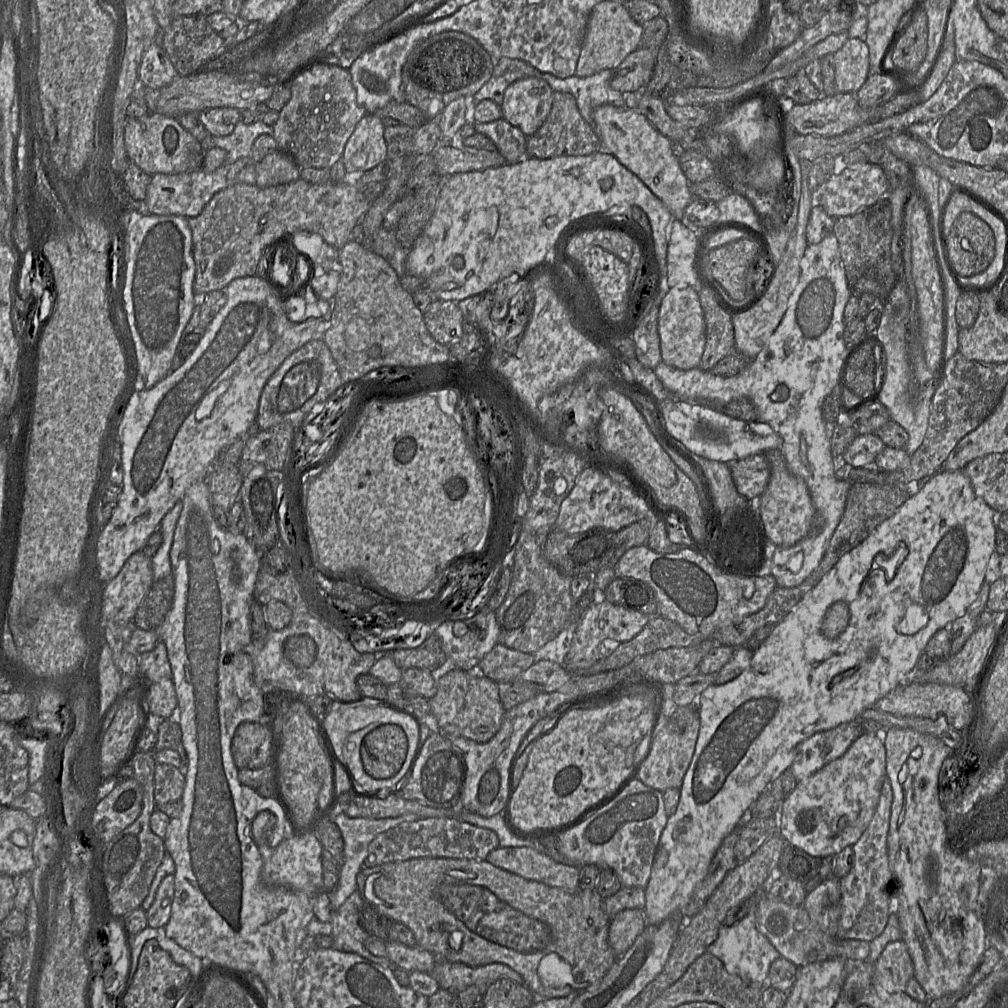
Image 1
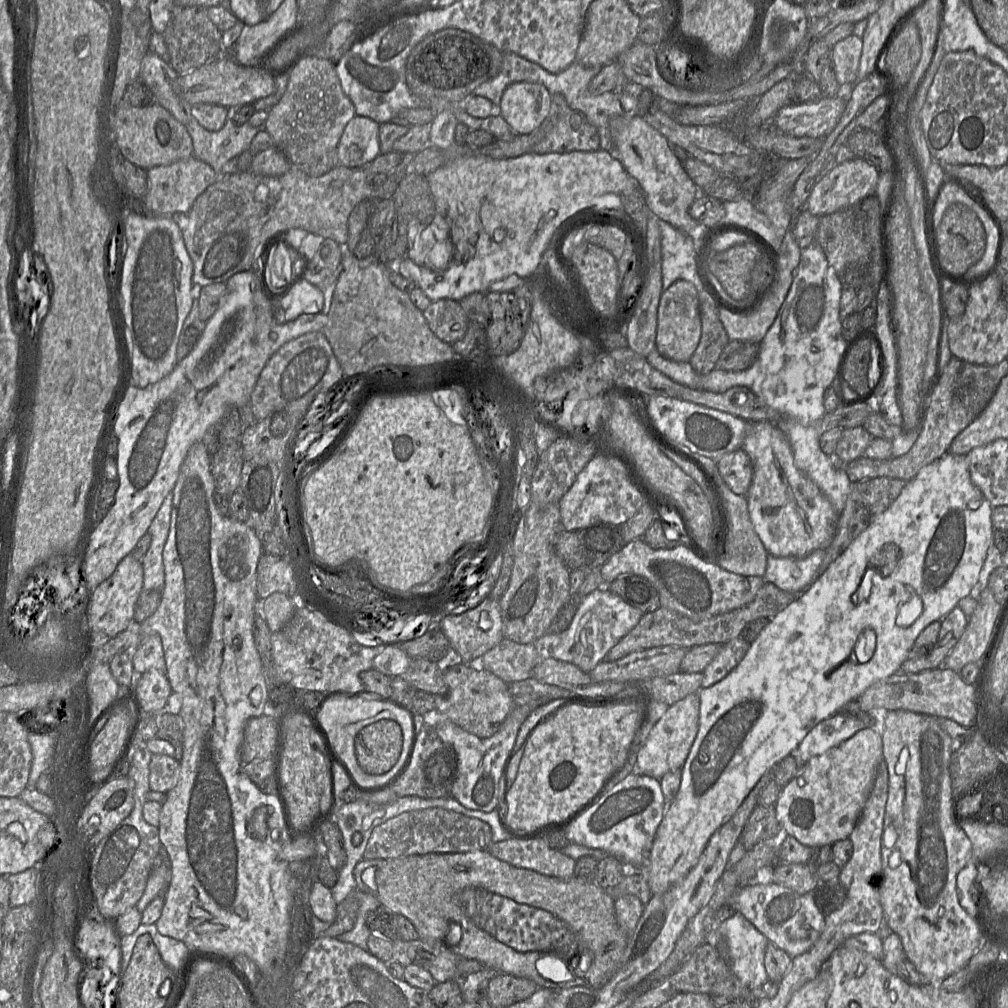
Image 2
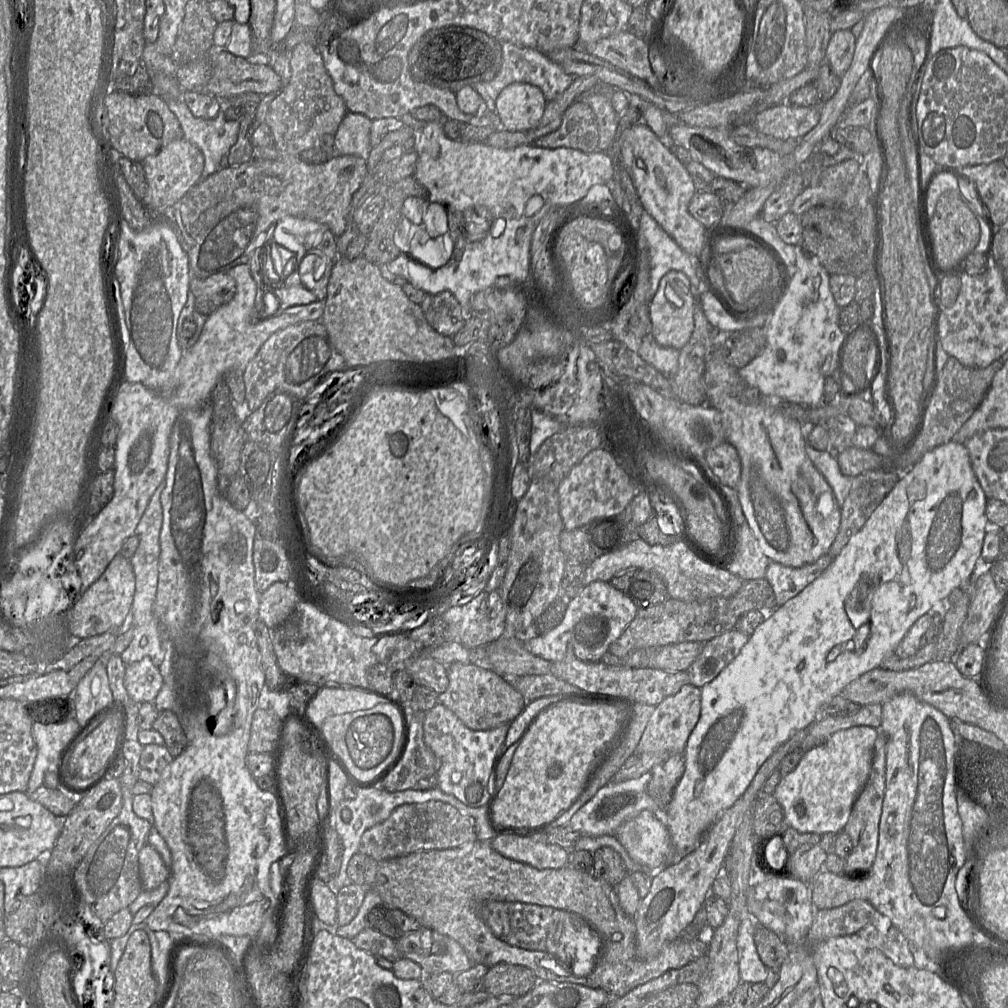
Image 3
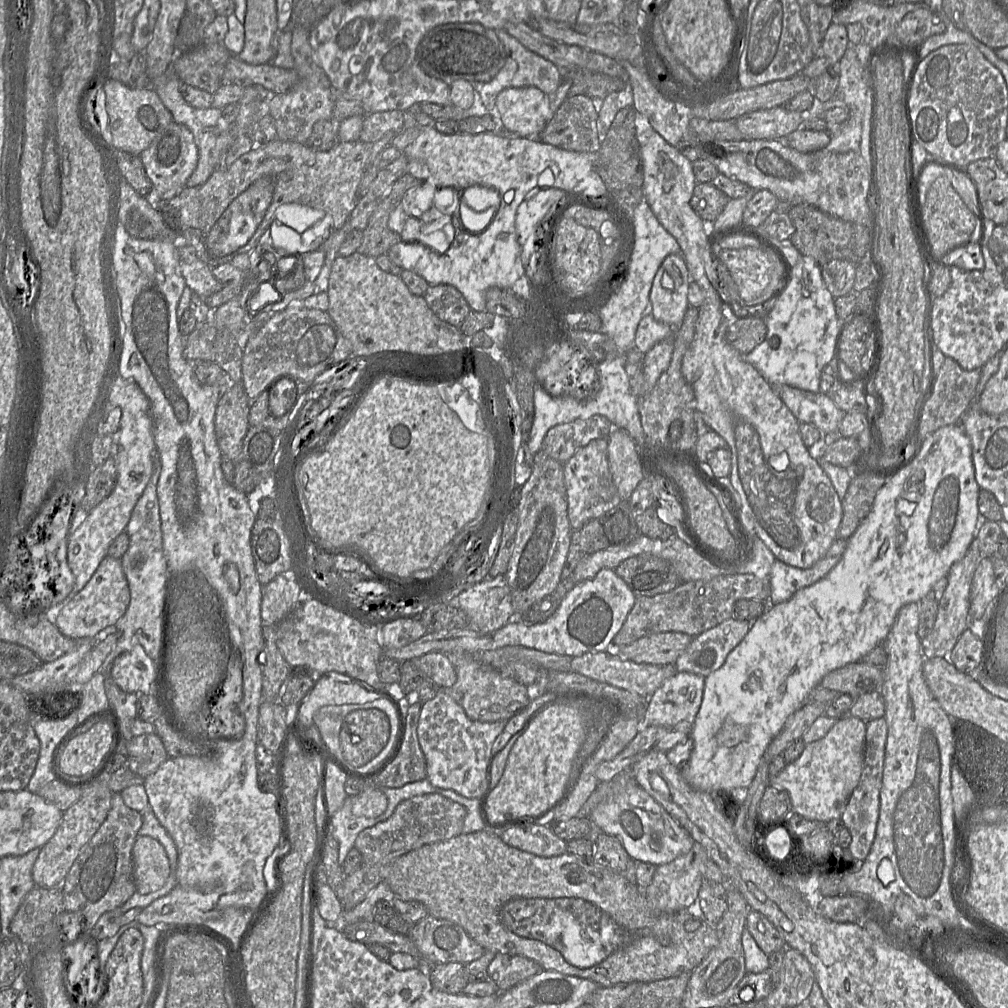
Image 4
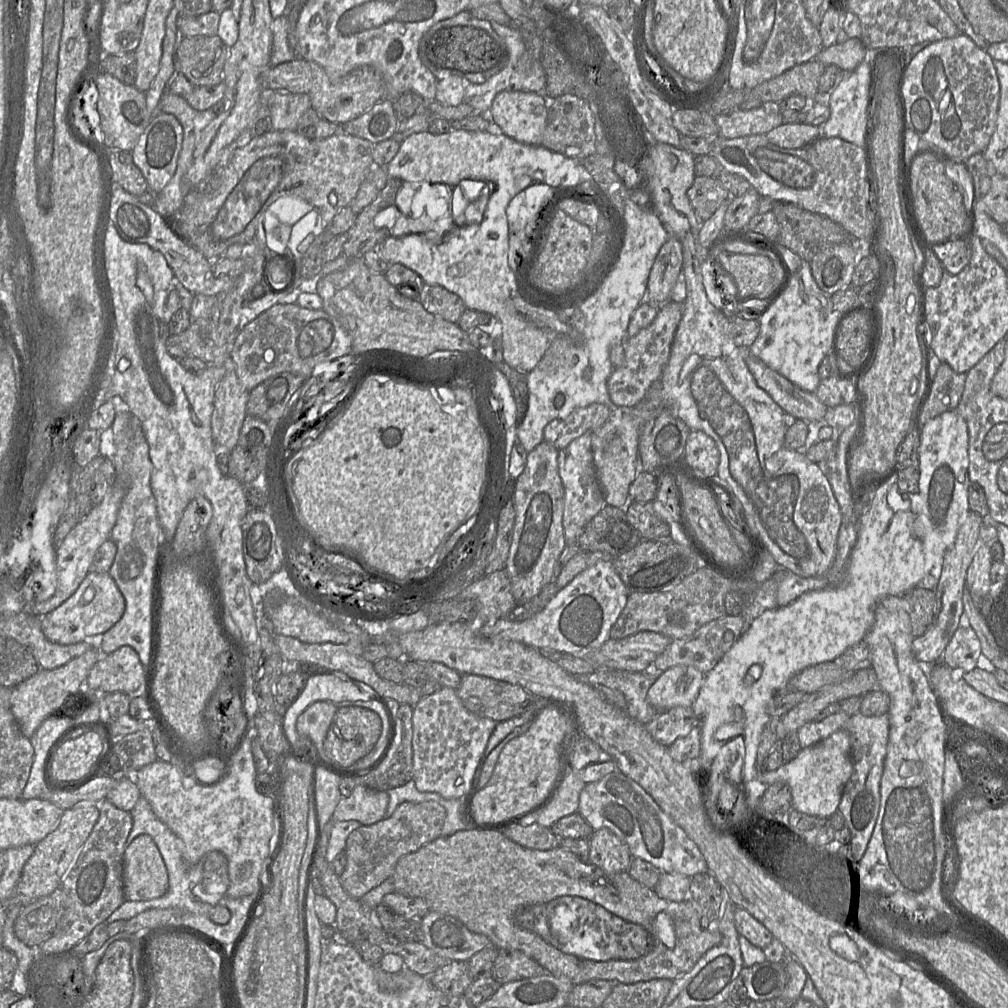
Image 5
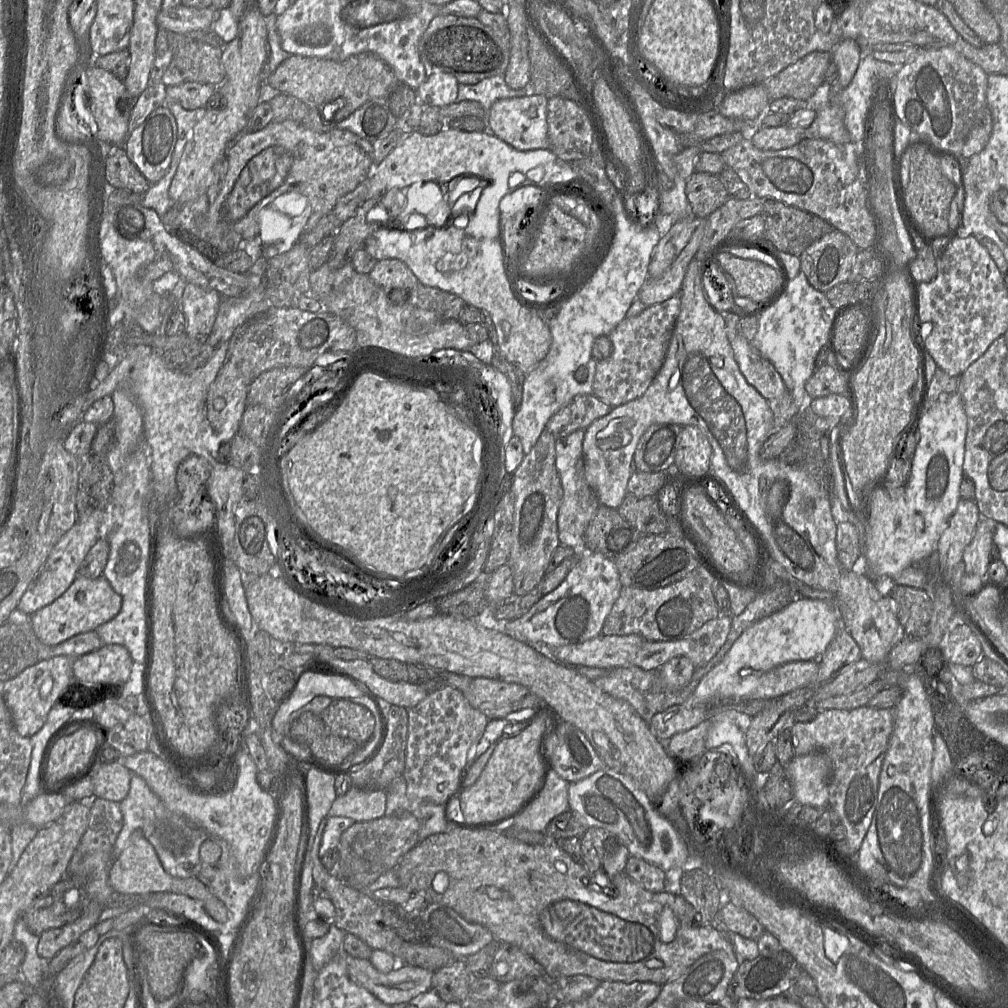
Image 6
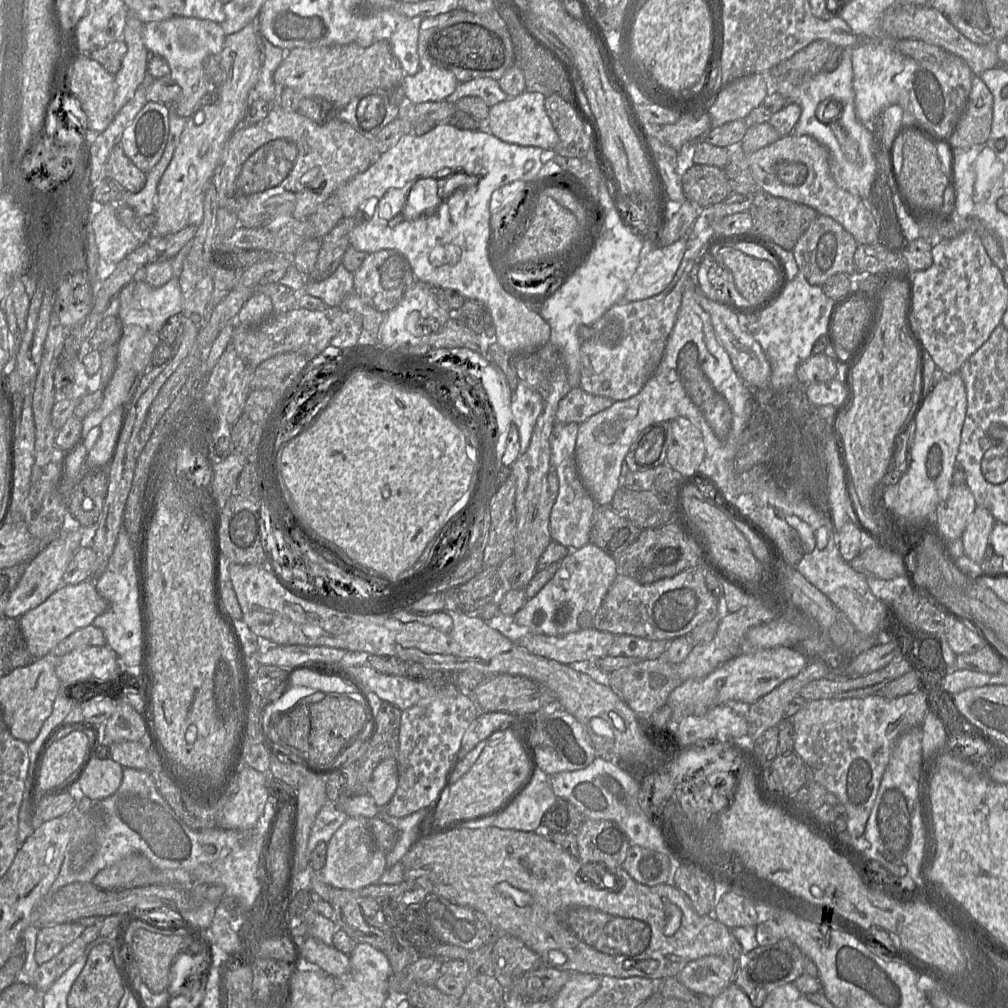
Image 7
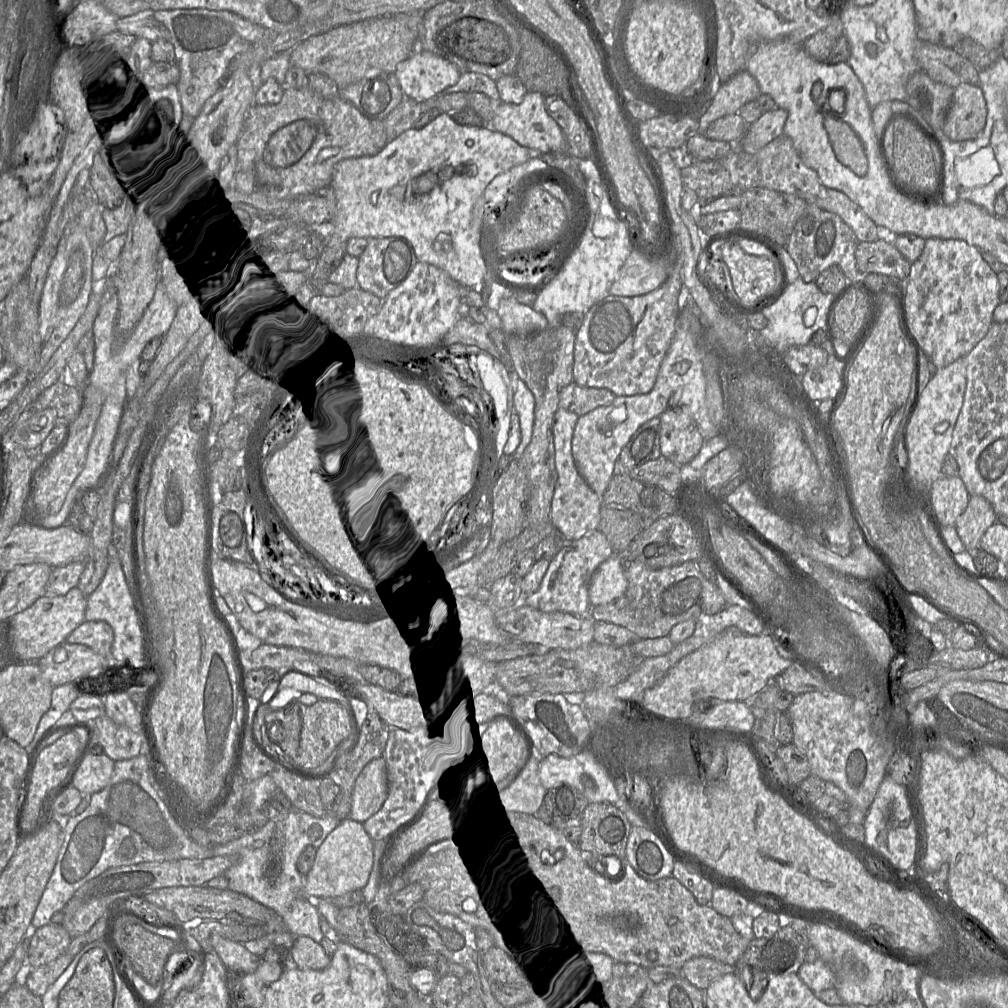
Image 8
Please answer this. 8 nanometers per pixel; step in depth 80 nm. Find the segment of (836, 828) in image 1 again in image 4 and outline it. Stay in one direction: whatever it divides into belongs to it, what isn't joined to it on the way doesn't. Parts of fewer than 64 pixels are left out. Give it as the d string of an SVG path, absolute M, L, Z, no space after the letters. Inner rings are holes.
M852 716L837 720L827 735L805 746L801 755L775 777L768 786L787 792L792 813L819 822L840 819L847 801L859 783L864 764L866 722Z

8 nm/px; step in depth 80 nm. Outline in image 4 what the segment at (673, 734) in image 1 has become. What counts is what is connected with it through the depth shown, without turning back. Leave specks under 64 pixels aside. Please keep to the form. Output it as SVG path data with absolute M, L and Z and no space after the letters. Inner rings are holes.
M677 672L667 679L648 698L646 713L640 720L640 730L649 726L673 727L681 722L693 723L702 702L704 680L704 677L685 672Z

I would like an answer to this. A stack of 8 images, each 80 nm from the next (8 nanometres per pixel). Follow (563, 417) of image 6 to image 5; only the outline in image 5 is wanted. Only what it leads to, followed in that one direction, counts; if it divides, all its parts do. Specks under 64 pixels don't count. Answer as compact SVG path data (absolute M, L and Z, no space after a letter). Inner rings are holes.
M599 403L577 408L566 418L549 422L544 429L544 441L561 450L584 433L592 433L600 428L609 415L610 409Z

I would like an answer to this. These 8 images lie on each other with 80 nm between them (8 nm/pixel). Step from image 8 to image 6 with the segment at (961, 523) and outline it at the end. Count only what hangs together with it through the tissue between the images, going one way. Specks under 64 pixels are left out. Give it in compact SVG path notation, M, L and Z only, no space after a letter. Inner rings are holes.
M980 514L976 533L971 543L965 548L963 562L965 572L987 577L990 565L990 549L997 522Z

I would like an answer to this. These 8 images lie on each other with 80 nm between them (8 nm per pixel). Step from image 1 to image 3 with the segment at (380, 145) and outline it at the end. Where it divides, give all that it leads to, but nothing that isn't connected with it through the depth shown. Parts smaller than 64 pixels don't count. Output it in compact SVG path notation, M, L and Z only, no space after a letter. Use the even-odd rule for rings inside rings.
M348 112L335 134L335 150L338 155L354 155L367 158L372 149L370 130L372 120L360 113Z

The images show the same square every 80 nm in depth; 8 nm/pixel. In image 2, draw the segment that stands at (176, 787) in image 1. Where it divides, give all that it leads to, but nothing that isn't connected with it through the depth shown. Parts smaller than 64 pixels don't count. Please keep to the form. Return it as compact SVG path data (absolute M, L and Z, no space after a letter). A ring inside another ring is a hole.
M153 754L149 771L150 789L166 794L178 783L180 761L165 754Z

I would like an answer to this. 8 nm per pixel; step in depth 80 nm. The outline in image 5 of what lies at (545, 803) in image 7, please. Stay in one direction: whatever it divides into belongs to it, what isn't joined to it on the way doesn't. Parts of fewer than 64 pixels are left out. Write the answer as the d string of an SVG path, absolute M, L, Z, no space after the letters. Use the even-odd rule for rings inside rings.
M569 767L558 791L547 805L539 812L525 818L521 824L531 825L535 823L551 828L559 819L576 813L579 808L580 793L585 785L586 783Z

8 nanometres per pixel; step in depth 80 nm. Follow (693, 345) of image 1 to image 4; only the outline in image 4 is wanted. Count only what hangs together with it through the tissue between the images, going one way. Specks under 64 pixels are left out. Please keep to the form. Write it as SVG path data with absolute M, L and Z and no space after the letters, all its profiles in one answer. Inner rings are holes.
M670 254L662 262L650 290L650 313L661 323L677 329L689 307L690 275L681 254Z

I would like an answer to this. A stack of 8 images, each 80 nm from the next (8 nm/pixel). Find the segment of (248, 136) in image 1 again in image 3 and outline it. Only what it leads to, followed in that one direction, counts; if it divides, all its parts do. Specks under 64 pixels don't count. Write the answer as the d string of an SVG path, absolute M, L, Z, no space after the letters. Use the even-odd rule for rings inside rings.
M184 99L164 102L167 104L171 112L177 117L183 131L183 137L198 147L204 156L204 168L200 180L205 180L221 167L230 167L226 166L226 156L230 148L238 139L240 126L240 121L229 121L225 118L226 109L232 107L232 105L224 104L224 102L221 101L220 109L216 117L212 119L204 119L194 116L186 105Z

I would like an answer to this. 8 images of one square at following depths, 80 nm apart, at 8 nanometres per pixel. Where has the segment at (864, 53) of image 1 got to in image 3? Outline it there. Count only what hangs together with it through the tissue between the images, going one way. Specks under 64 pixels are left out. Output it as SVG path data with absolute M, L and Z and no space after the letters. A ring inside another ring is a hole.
M850 30L833 32L826 50L826 62L840 78L847 72L853 61L857 38Z

